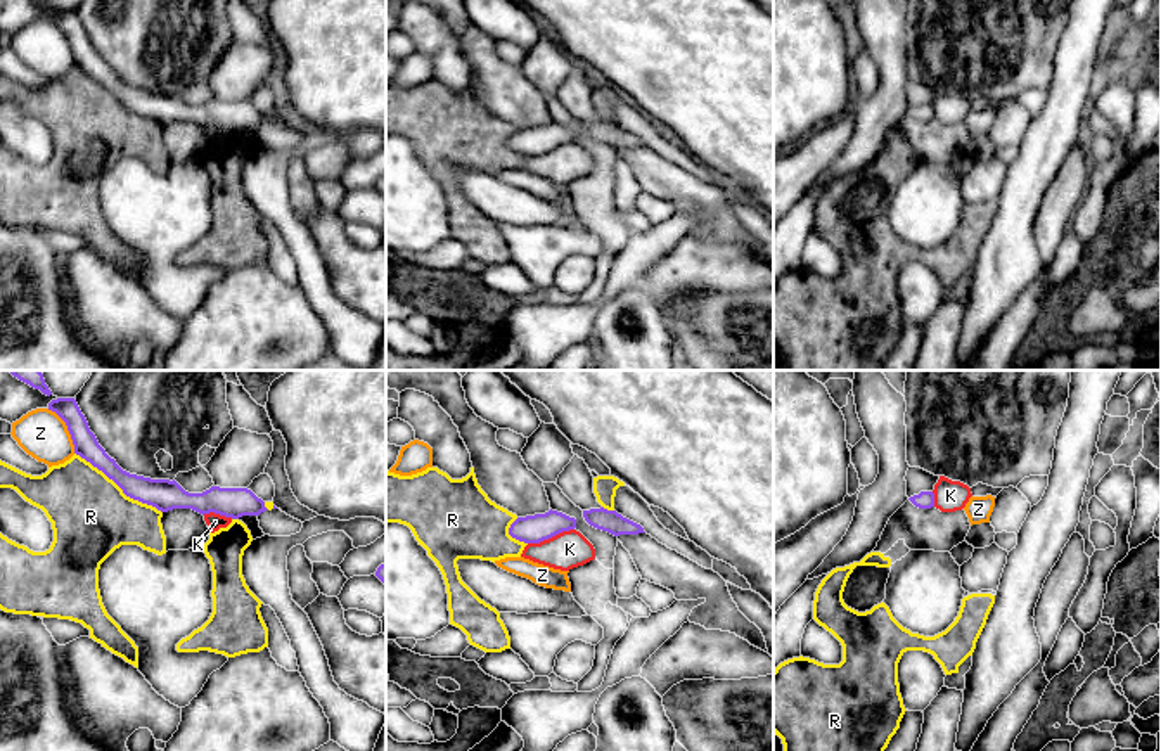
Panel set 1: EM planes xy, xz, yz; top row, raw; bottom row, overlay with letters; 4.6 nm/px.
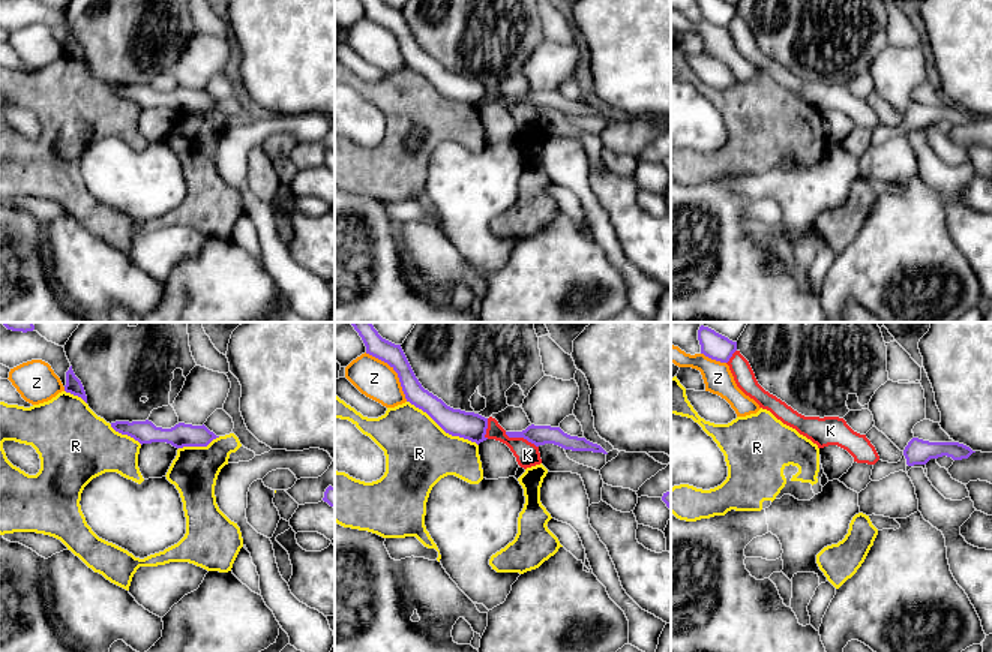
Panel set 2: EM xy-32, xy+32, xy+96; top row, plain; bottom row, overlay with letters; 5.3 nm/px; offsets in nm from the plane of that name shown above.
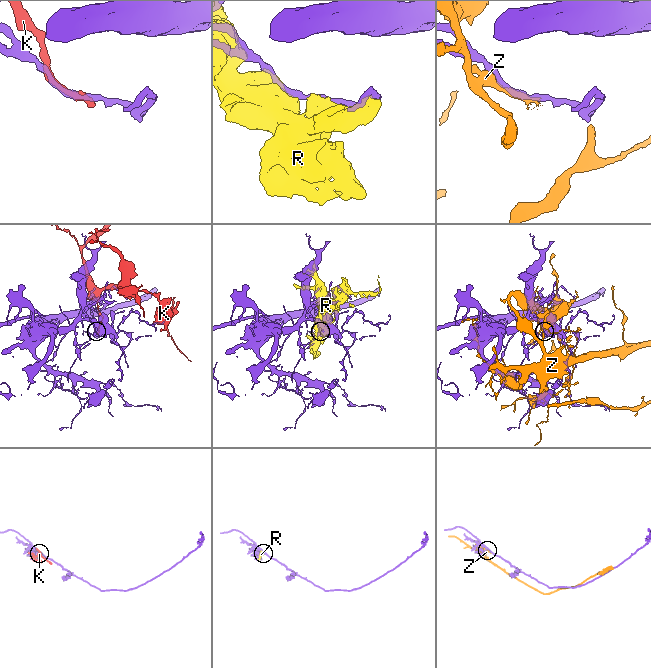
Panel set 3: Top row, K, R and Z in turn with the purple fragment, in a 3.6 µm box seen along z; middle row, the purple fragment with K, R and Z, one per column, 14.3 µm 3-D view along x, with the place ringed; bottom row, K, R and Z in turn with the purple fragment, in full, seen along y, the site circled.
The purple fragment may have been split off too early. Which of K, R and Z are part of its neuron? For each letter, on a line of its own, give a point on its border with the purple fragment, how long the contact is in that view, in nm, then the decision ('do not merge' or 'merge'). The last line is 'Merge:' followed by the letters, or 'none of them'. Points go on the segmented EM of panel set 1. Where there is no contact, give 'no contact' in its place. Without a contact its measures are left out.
K: contact xz (551, 537); length 220 nm; do not merge
R: contact xy (118, 485); length 500 nm; do not merge
Z: contact xy (68, 430); length 240 nm; do not merge
Merge: none of them

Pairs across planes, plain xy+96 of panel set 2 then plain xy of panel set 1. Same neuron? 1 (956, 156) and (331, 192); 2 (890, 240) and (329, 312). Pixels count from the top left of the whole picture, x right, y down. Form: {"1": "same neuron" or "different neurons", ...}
{"1": "same neuron", "2": "different neurons"}

